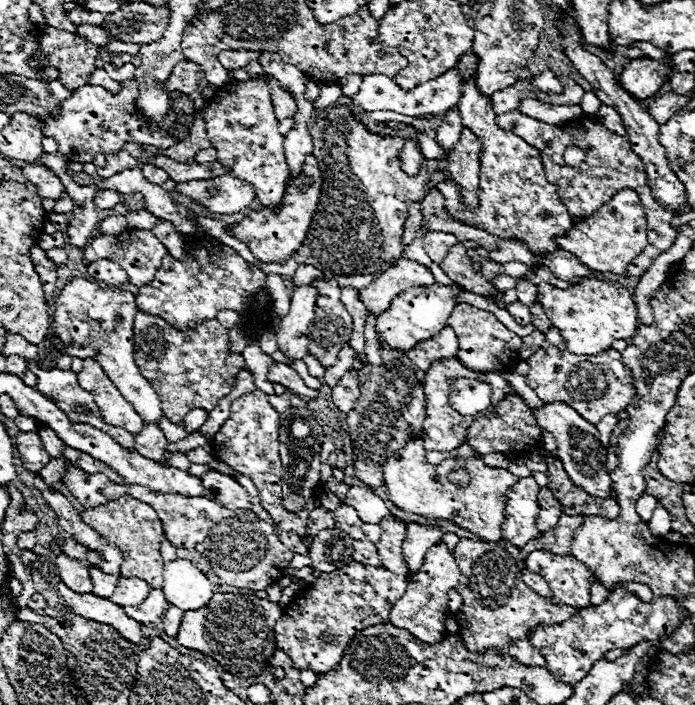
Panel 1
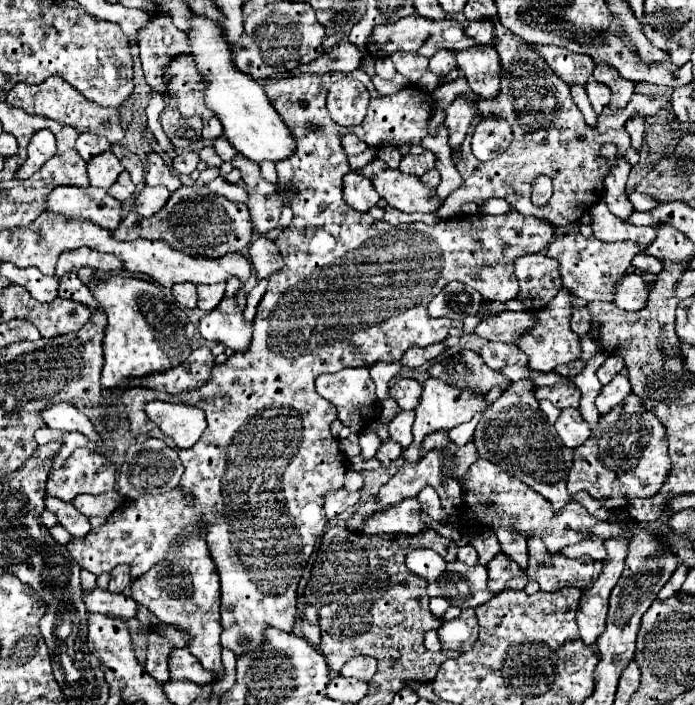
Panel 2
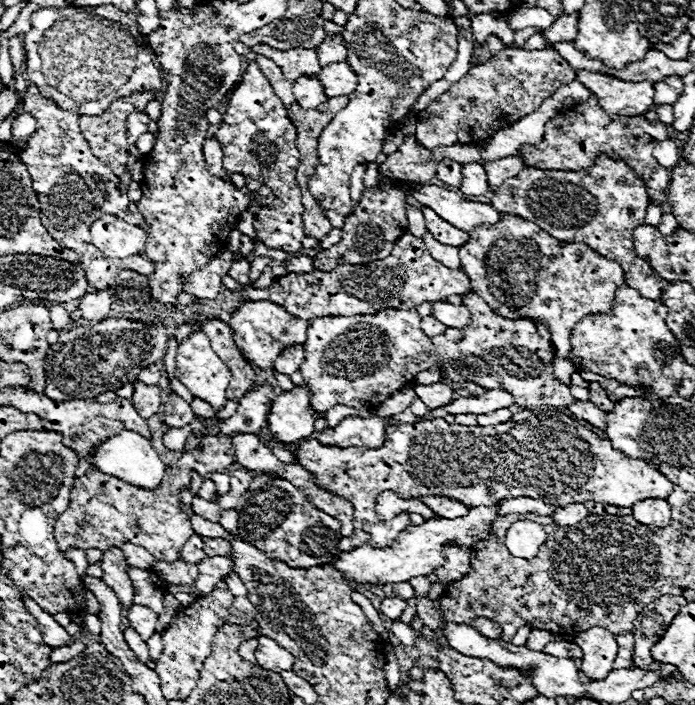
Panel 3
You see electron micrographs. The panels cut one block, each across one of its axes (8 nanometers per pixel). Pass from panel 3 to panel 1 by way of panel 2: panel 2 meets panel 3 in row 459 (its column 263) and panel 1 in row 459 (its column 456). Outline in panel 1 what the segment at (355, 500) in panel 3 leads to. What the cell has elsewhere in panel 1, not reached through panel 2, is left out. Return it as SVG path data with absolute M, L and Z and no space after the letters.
M254 390L246 396L240 396L238 400L232 402L230 416L222 424L220 432L214 436L212 448L214 456L228 464L232 470L238 474L244 474L252 478L258 494L260 494L260 504L264 510L270 512L274 522L278 524L278 530L282 532L296 532L298 536L304 536L306 532L306 522L310 512L286 512L280 506L280 478L282 478L282 464L280 464L280 414L272 408L268 402L268 396L260 390Z

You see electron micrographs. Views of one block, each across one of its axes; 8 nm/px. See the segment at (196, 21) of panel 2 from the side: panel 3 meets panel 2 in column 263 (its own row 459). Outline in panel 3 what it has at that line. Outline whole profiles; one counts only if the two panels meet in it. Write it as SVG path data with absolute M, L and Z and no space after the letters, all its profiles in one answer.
M124 430L116 436L104 440L102 444L98 444L96 450L92 452L92 456L88 458L88 462L92 466L96 466L100 472L126 480L128 484L134 484L140 488L156 488L164 476L164 462L160 460L158 452L152 448L150 440L144 436L138 436L138 432L130 432L130 430Z

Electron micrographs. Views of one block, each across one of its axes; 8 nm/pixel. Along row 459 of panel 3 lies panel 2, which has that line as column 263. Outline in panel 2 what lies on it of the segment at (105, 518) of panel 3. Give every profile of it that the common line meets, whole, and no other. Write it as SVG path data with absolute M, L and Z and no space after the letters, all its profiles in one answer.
M238 154L238 158L234 158L232 164L234 164L234 168L238 168L242 172L242 180L246 184L248 212L250 212L250 218L252 218L252 224L254 224L254 232L266 234L268 230L278 226L280 212L282 212L280 202L274 198L276 186L268 184L260 176L258 164L250 162L242 154Z

